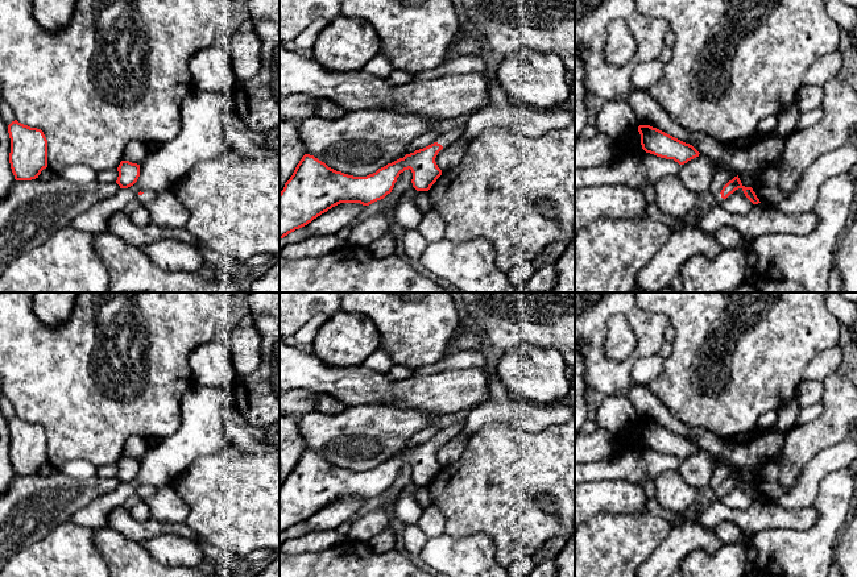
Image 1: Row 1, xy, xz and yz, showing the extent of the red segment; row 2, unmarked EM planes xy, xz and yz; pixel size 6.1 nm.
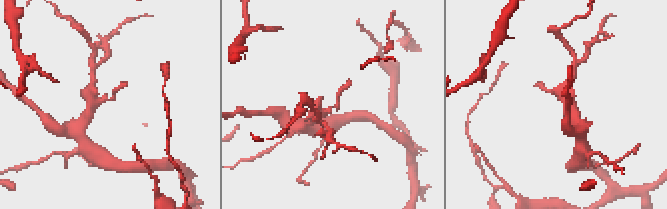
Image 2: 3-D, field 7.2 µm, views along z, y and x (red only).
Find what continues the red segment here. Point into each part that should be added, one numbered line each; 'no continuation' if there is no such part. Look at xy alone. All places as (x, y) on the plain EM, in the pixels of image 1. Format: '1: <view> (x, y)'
1: xy (148, 490)

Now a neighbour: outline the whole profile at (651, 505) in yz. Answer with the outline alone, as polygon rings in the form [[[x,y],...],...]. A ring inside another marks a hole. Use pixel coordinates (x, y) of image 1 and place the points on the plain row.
[[[649,498],[646,502],[646,511],[650,514],[665,519],[668,524],[672,524],[679,518],[683,518],[683,514],[674,514],[671,511],[665,510],[658,501],[654,498]]]

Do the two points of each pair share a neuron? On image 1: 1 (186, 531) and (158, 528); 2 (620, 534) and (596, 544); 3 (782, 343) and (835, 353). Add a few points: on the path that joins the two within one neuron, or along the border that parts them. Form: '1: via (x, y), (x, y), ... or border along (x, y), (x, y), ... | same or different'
1: via (179, 528), (165, 528) | same
2: via (615, 539), (609, 544), (601, 544) | same
3: border along (836, 344), (823, 349), (802, 373) | different

